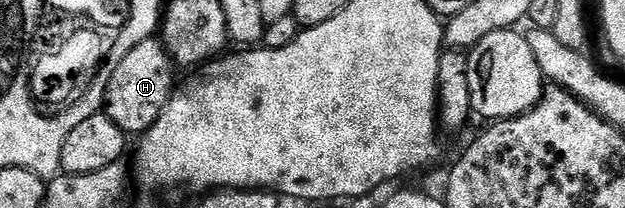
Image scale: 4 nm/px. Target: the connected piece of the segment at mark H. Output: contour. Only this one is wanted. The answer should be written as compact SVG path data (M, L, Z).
M157 38L145 39L128 53L128 57L118 59L110 69L104 83L106 91L106 107L104 114L116 121L120 129L128 137L140 137L154 124L156 117L168 105L170 96L174 94L176 67L168 58L161 42Z

